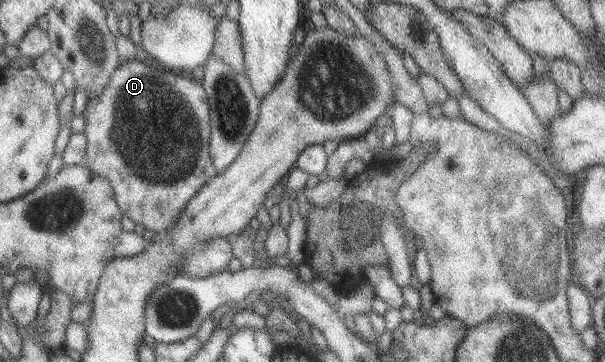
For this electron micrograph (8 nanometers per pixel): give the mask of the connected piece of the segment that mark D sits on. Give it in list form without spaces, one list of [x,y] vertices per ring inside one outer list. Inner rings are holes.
[[[125,60],[116,68],[109,77],[109,82],[100,91],[100,94],[93,98],[86,98],[84,109],[80,116],[84,120],[84,129],[81,131],[85,137],[85,159],[84,165],[92,172],[106,180],[114,194],[115,202],[118,206],[121,216],[128,218],[136,225],[141,225],[149,235],[160,234],[171,227],[180,213],[186,209],[185,203],[217,173],[212,165],[209,153],[209,105],[203,87],[194,80],[188,80],[186,77],[172,75],[169,70],[162,71],[162,68],[154,65],[144,64],[140,60]]]

